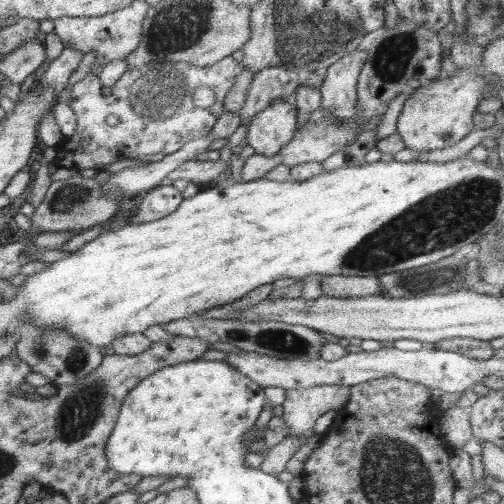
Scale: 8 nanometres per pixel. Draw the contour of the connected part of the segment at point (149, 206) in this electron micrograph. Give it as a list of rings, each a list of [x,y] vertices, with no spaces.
[[[160,184],[139,198],[138,214],[131,215],[128,224],[146,224],[169,216],[183,201],[181,192],[172,184]]]

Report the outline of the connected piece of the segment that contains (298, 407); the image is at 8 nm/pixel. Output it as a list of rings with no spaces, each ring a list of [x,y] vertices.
[[[339,384],[316,385],[315,387],[288,389],[282,418],[287,424],[287,436],[304,436],[304,442],[314,436],[313,426],[329,410],[341,412],[349,402],[350,387]]]

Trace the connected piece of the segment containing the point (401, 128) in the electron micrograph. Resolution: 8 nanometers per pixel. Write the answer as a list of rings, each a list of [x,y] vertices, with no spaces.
[[[458,69],[452,76],[442,74],[410,92],[397,119],[397,132],[406,148],[429,151],[451,147],[474,129],[473,116],[481,103],[485,80],[474,71]]]

